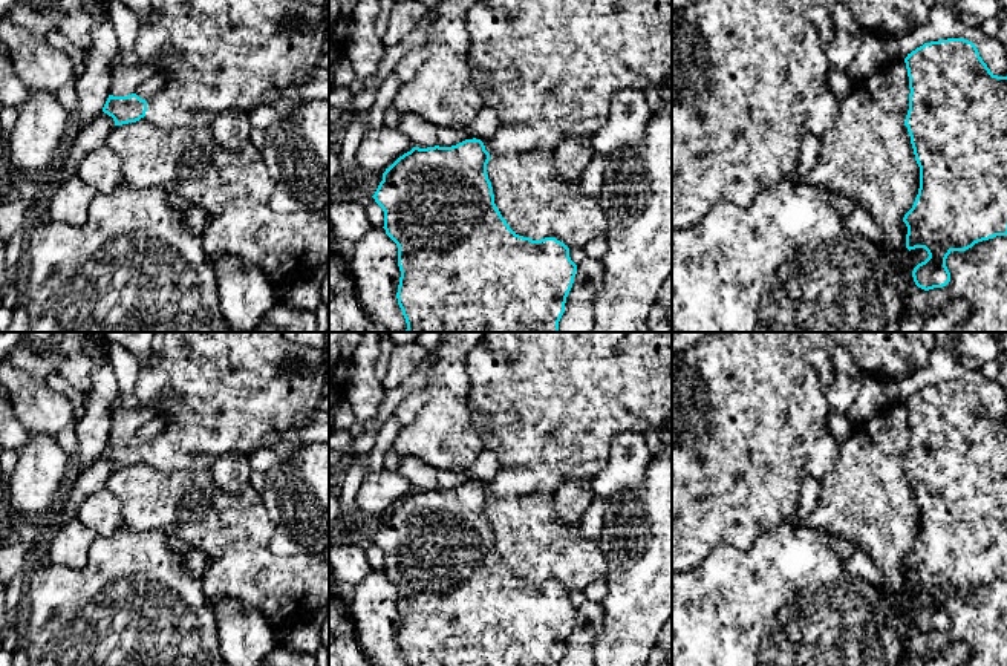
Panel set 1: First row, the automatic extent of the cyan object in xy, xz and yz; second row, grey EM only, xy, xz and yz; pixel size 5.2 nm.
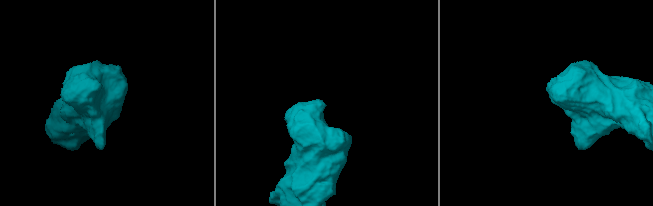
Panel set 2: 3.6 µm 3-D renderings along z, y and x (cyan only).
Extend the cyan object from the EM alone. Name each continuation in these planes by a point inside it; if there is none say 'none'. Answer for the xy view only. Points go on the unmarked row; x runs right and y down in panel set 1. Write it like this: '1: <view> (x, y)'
1: xy (233, 389)

